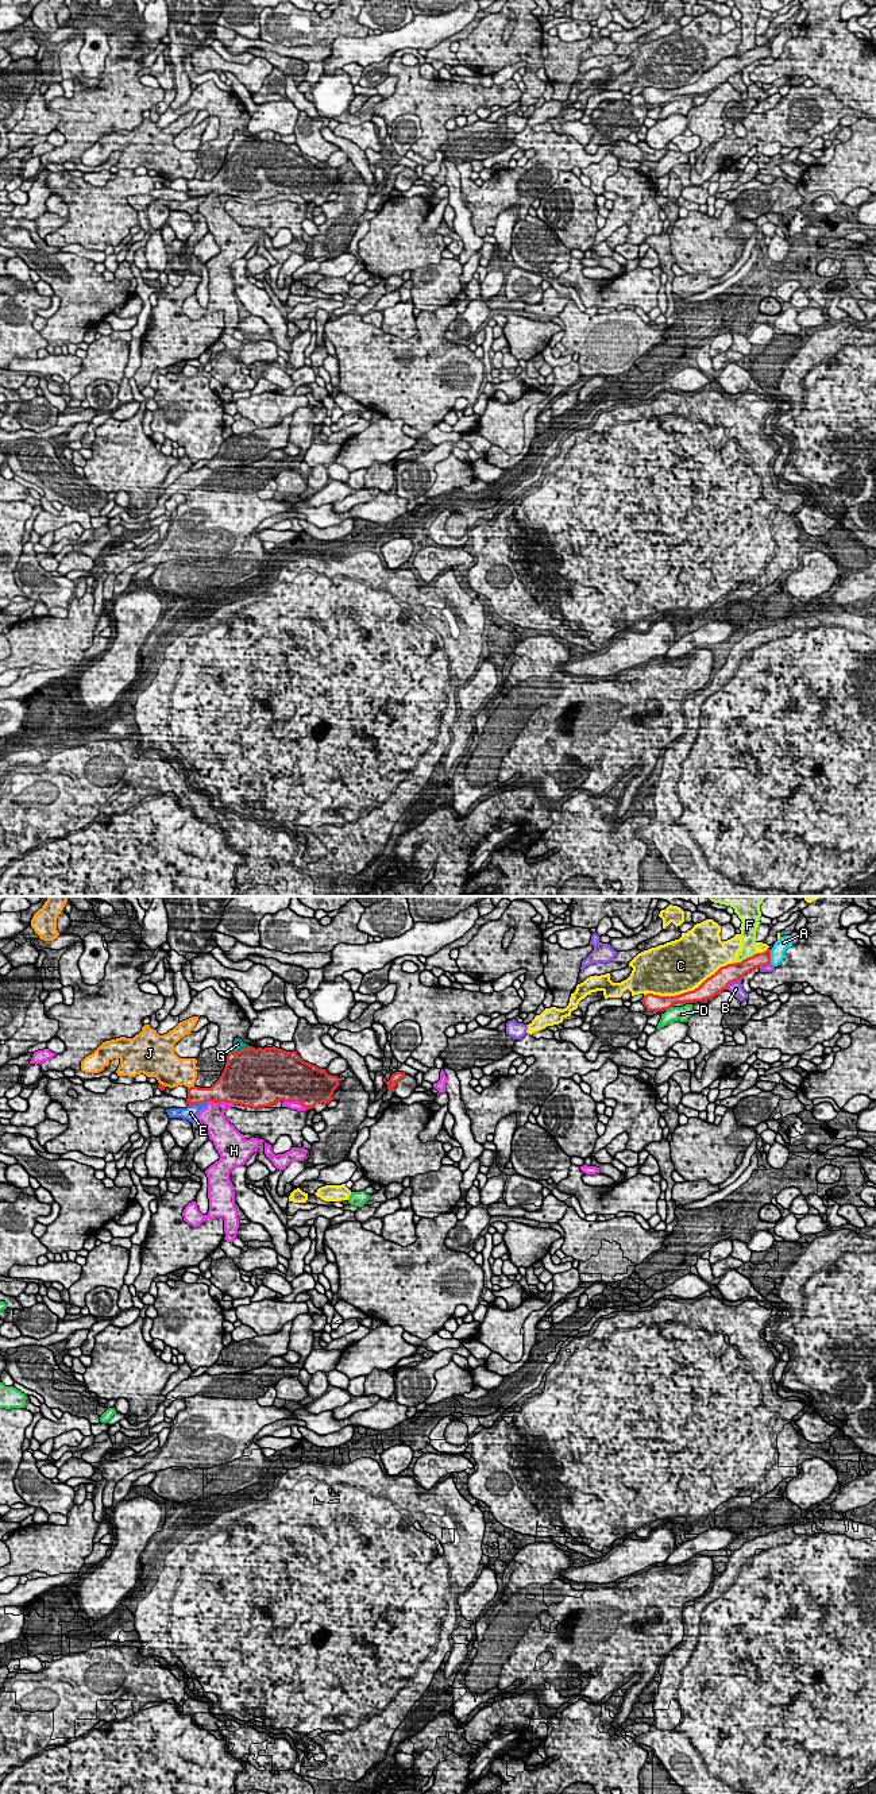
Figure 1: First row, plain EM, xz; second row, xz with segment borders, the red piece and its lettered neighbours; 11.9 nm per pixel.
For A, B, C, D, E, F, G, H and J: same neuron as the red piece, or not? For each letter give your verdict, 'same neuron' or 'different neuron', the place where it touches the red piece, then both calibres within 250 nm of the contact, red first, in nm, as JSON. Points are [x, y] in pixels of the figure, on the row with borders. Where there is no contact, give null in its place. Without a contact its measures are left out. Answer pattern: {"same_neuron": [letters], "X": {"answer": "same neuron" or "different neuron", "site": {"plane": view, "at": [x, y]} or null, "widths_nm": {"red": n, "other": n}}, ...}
{"same_neuron": ["G"], "A": {"answer": "different neuron", "site": {"plane": "xz", "at": [770, 956]}, "widths_nm": {"red": 170, "other": 160}}, "B": {"answer": "different neuron", "site": {"plane": "xz", "at": [732, 982]}, "widths_nm": {"red": 240, "other": 160}}, "C": {"answer": "different neuron", "site": {"plane": "xz", "at": [689, 991]}, "widths_nm": {"red": 220, "other": 500}}, "D": {"answer": "different neuron", "site": {"plane": "xz", "at": [668, 1009]}, "widths_nm": {"red": 190, "other": 170}}, "E": {"answer": "different neuron", "site": {"plane": "xz", "at": [197, 1103]}, "widths_nm": {"red": 200, "other": 170}}, "F": {"answer": "different neuron", "site": {"plane": "xz", "at": [745, 959]}, "widths_nm": {"red": 220, "other": 190}}, "G": {"answer": "same neuron", "site": {"plane": "xz", "at": [240, 1049]}, "widths_nm": {"red": 480, "other": 130}}, "H": {"answer": "different neuron", "site": {"plane": "xz", "at": [222, 1100]}, "widths_nm": {"red": 420, "other": 280}}, "J": {"answer": "different neuron", "site": {"plane": "xz", "at": [190, 1087]}, "widths_nm": {"red": 200, "other": 320}}}

